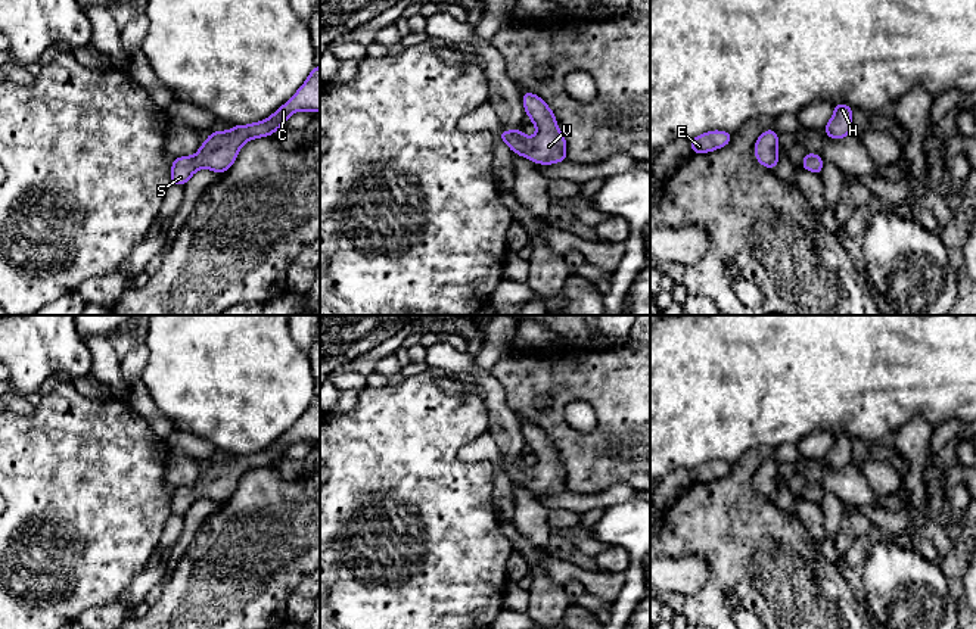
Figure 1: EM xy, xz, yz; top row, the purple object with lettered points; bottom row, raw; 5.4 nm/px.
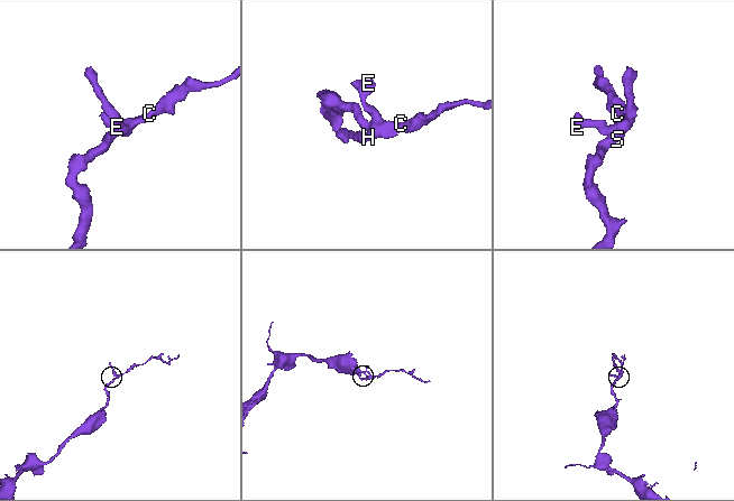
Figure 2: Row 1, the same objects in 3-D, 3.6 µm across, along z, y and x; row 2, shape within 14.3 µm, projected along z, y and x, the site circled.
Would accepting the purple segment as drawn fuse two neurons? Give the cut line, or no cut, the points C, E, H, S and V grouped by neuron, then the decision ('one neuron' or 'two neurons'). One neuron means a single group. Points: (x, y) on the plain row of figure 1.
cut none; groups C E H S V; one neuron

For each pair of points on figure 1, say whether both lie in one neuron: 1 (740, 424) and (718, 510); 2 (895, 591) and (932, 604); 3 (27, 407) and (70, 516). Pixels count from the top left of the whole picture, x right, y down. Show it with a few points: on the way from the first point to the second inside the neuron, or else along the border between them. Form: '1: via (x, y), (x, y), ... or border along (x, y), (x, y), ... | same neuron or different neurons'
1: border along (764, 447), (749, 450), (733, 464) | different neurons
2: via (904, 592), (916, 604), (923, 604) | same neuron
3: border along (36, 405), (31, 414), (15, 414) | different neurons

